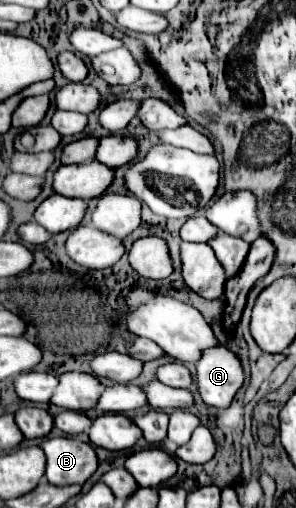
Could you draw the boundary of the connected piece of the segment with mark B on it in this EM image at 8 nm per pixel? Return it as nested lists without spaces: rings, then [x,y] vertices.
[[[44,438],[40,448],[46,454],[46,480],[56,486],[84,484],[98,466],[92,444],[76,438]]]

